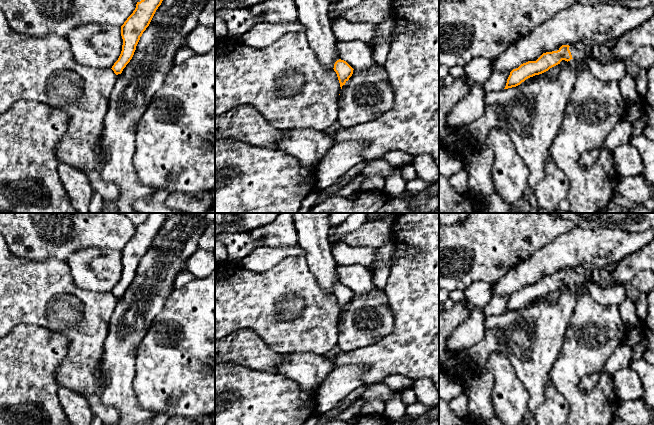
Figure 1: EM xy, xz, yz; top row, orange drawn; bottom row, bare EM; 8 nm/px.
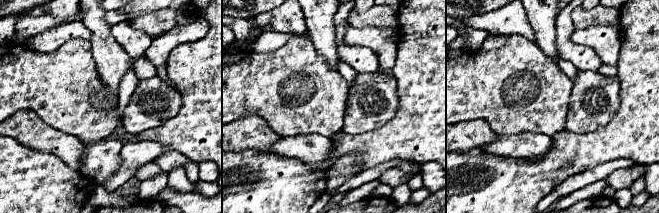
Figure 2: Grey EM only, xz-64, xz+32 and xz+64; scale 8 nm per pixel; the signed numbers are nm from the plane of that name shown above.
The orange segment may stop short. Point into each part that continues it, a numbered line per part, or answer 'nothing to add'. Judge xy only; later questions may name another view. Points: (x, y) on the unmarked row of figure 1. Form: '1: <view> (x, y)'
nothing to add

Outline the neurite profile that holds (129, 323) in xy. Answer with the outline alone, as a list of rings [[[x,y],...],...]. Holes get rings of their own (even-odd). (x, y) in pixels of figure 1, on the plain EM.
[[[177,213],[167,218],[140,261],[132,283],[122,297],[117,299],[103,345],[101,365],[104,381],[102,403],[120,411],[121,417],[117,425],[135,425],[155,416],[155,413],[144,410],[138,404],[133,390],[136,352],[154,318],[162,311],[173,291],[174,281],[182,271],[185,260],[198,249],[198,241],[211,222],[215,222],[215,213]]]

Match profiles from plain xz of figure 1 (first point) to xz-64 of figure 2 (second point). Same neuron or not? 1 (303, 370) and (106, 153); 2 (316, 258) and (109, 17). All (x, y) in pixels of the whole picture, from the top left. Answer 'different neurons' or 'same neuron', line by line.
1: same neuron
2: different neurons

